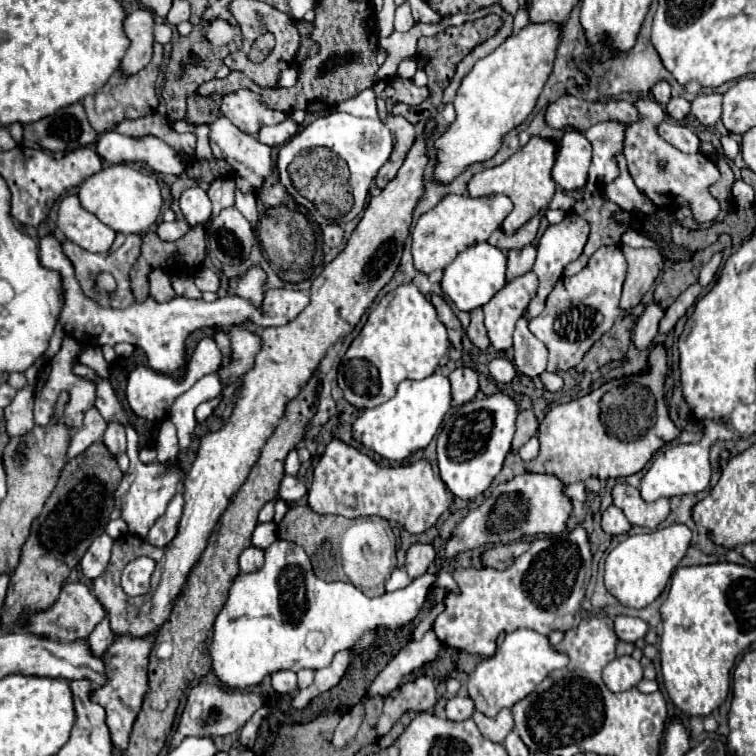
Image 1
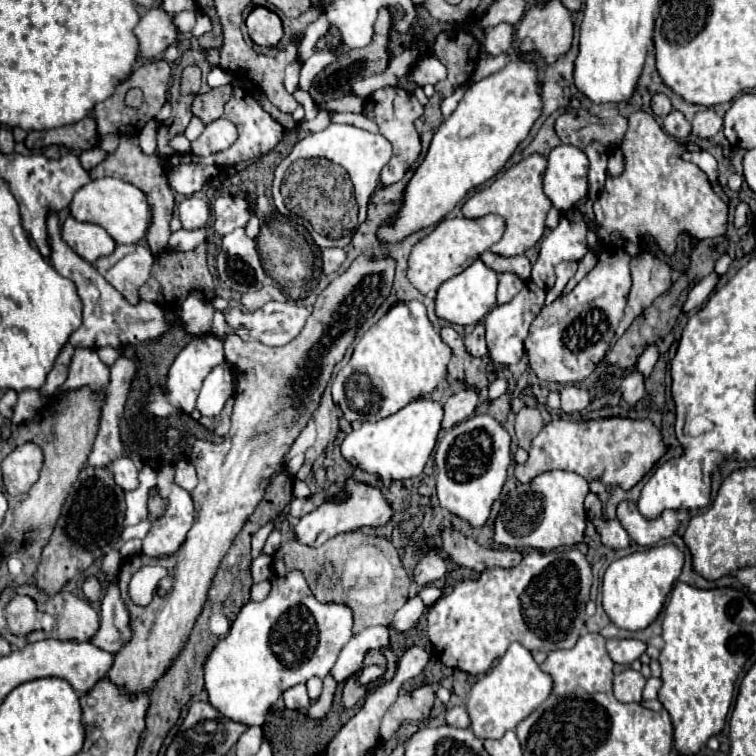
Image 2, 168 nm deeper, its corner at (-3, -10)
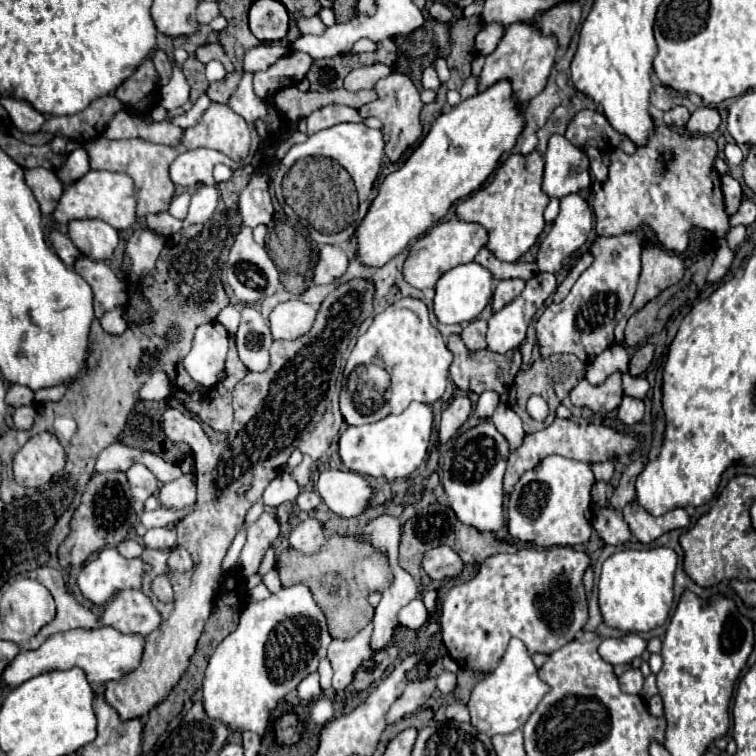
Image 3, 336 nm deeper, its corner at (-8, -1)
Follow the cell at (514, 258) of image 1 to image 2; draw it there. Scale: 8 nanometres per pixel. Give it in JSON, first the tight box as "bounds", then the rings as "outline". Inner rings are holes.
{"bounds":[498,272,524,304],"outline":[[[504,272],[500,274],[500,282],[498,282],[498,304],[510,302],[524,286],[524,280],[518,278],[512,272]]]}

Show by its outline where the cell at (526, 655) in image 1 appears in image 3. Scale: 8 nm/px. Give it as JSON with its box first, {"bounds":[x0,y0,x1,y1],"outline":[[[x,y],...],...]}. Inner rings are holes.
{"bounds":[467,639,549,737],"outline":[[[511,639],[507,653],[501,659],[501,665],[493,673],[485,675],[471,691],[471,699],[467,703],[471,713],[471,725],[475,725],[479,733],[487,733],[489,737],[513,733],[515,729],[523,727],[523,723],[535,711],[547,691],[549,685],[539,679],[523,641]]]}

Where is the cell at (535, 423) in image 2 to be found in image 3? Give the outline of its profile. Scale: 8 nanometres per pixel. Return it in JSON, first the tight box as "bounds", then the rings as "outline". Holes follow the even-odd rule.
{"bounds":[509,355,587,433],"outline":[[[551,355],[549,359],[539,359],[535,361],[529,369],[521,369],[517,375],[515,375],[515,381],[511,385],[511,391],[509,391],[509,403],[511,403],[511,409],[523,419],[523,429],[525,433],[535,433],[543,427],[547,427],[553,419],[555,419],[555,409],[561,405],[563,401],[563,395],[557,393],[557,385],[555,383],[575,383],[579,379],[585,377],[585,371],[587,371],[587,365],[583,361],[579,361],[575,355]],[[531,395],[541,395],[547,403],[549,403],[549,417],[545,423],[537,423],[529,417],[527,409],[525,409],[525,403]]]}

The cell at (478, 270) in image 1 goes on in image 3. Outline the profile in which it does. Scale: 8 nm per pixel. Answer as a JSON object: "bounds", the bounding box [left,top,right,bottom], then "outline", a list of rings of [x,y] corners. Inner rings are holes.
{"bounds":[433,263,493,323],"outline":[[[465,263],[441,275],[435,285],[435,299],[433,299],[433,313],[439,323],[465,323],[479,317],[479,313],[487,307],[493,295],[493,277],[491,273],[481,267],[479,263]]]}

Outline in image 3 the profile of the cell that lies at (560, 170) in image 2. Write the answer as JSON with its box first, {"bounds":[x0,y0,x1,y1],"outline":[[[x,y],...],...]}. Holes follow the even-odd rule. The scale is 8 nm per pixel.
{"bounds":[543,135,589,197],"outline":[[[551,135],[545,153],[543,191],[549,197],[565,197],[589,187],[589,159],[563,135]]]}

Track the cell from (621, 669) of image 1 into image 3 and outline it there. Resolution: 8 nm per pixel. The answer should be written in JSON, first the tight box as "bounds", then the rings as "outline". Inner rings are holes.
{"bounds":[619,669,643,695],"outline":[[[627,669],[627,671],[619,677],[619,683],[621,683],[623,693],[639,695],[641,689],[643,689],[643,675],[641,675],[639,669]]]}

